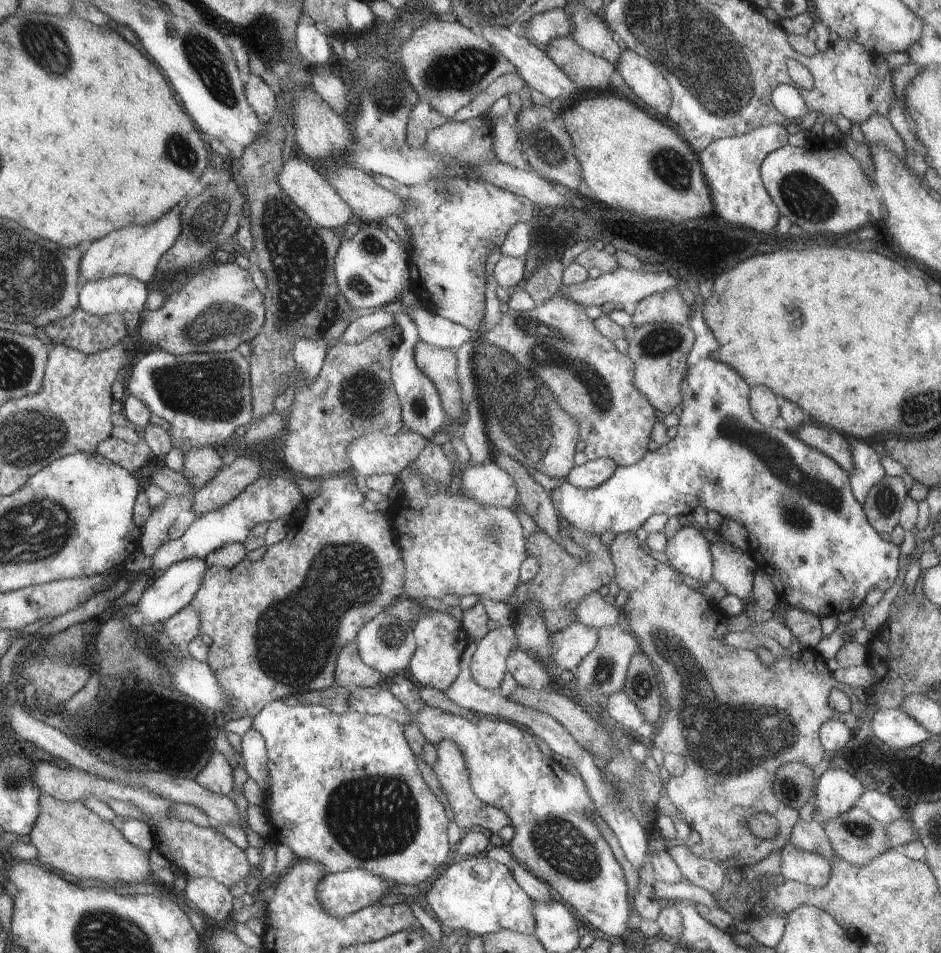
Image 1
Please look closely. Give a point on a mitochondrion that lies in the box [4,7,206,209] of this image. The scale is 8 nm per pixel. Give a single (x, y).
(40, 39)

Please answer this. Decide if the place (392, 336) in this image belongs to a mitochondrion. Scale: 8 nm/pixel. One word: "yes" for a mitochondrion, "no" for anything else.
no

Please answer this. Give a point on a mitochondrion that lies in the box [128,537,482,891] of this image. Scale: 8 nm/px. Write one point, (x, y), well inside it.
(296, 635)

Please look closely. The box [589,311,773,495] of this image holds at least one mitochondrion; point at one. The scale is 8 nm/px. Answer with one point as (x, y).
(661, 341)

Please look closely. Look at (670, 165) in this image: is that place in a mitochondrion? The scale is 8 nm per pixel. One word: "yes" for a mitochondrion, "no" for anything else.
yes

